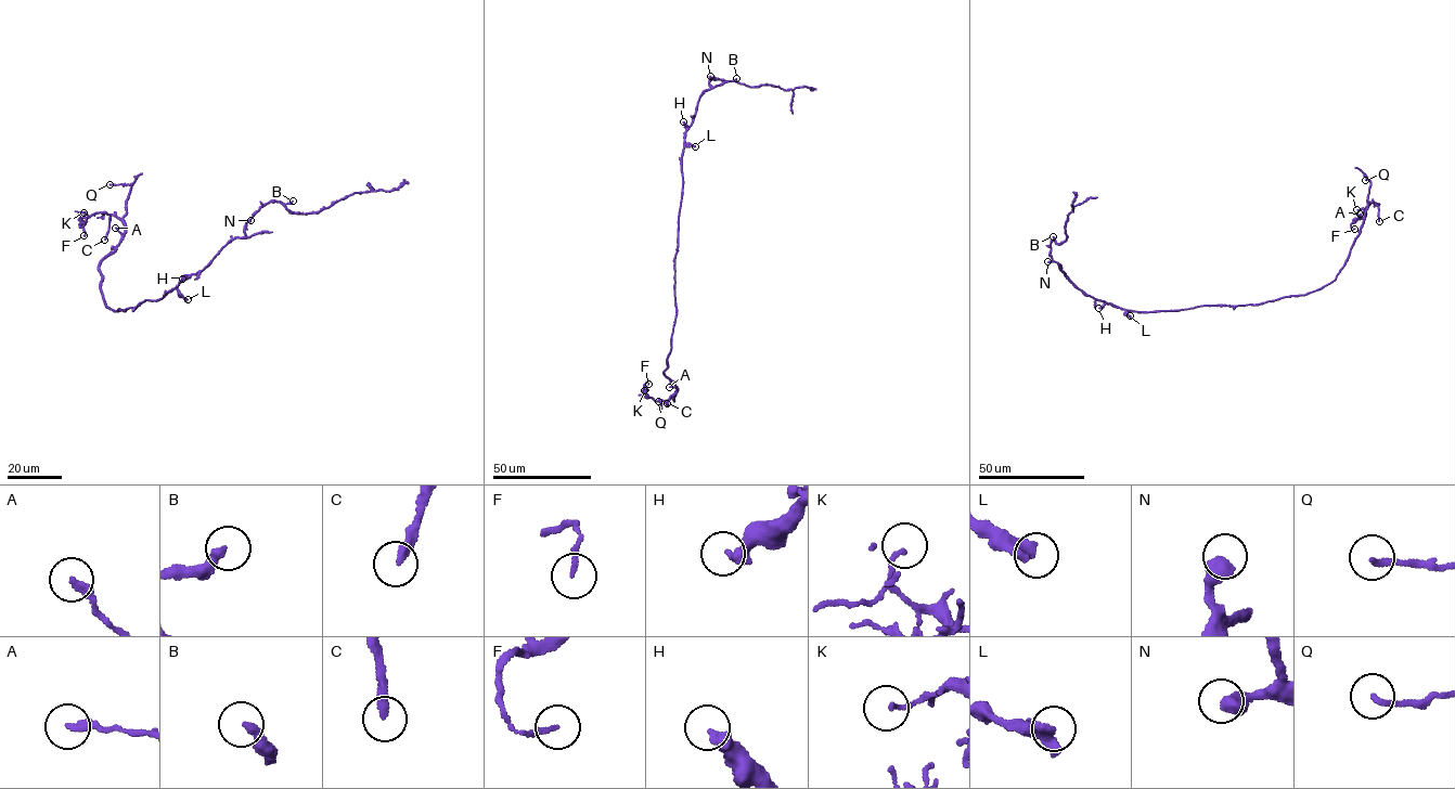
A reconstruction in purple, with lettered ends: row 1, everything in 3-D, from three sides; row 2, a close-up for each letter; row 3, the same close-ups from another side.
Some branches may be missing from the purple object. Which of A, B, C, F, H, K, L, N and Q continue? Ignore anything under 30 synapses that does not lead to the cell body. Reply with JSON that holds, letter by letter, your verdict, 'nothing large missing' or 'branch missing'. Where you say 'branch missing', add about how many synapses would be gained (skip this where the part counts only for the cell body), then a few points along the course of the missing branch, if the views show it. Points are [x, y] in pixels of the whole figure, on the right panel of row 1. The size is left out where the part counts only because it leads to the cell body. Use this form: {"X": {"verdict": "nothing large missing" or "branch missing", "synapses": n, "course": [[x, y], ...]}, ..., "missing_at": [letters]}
{"A": {"verdict": "nothing large missing"}, "B": {"verdict": "nothing large missing"}, "C": {"verdict": "branch missing", "synapses": 45}, "F": {"verdict": "nothing large missing"}, "H": {"verdict": "nothing large missing"}, "K": {"verdict": "nothing large missing"}, "L": {"verdict": "nothing large missing"}, "N": {"verdict": "nothing large missing"}, "Q": {"verdict": "nothing large missing"}, "missing_at": ["C"]}

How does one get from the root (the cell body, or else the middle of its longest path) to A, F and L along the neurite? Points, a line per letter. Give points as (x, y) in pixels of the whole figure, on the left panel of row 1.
A: (153, 300), (124, 311), (114, 312), (104, 302), (99, 266), (120, 242), (115, 228)
F: (153, 300), (124, 311), (104, 302), (100, 263), (120, 242), (124, 221), (94, 212), (79, 224), (84, 235)
L: (153, 300), (175, 288), (188, 299)

